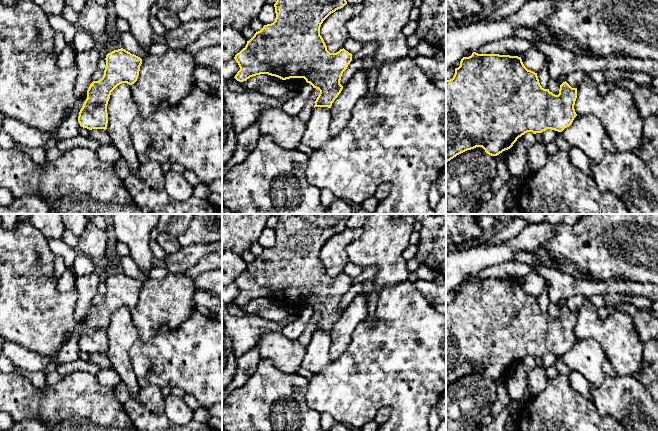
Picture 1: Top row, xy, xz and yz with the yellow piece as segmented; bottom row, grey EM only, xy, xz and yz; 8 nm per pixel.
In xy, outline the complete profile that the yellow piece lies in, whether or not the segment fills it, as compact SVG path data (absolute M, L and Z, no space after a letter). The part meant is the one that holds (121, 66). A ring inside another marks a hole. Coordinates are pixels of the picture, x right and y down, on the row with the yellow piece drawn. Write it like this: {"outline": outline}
{"outline": "M123 48L108 53L105 60L104 75L90 84L78 116L80 126L89 130L107 129L107 105L111 92L122 83L134 84L142 64L140 57Z"}

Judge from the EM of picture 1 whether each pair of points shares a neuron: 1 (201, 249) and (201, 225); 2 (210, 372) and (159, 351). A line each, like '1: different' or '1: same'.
1: different
2: same

